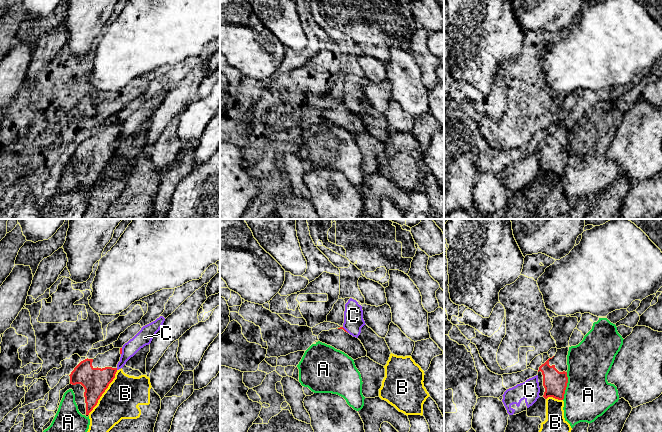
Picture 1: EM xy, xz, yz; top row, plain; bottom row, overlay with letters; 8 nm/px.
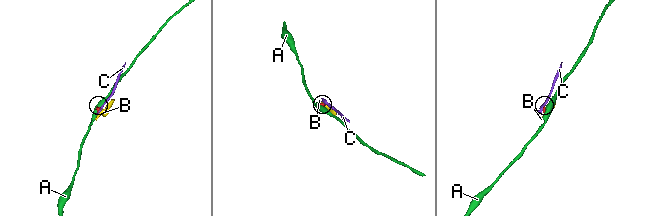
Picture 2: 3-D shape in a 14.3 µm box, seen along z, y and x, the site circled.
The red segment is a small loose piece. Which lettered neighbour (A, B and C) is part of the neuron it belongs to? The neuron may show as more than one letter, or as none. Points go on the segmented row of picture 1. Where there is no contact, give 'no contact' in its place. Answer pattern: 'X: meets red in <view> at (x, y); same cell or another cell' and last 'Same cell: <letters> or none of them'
A: meets red in yz at (566, 386); another cell
B: meets red in xy at (104, 391); another cell
C: meets red in xy at (121, 351); another cell
Same cell: none of them

